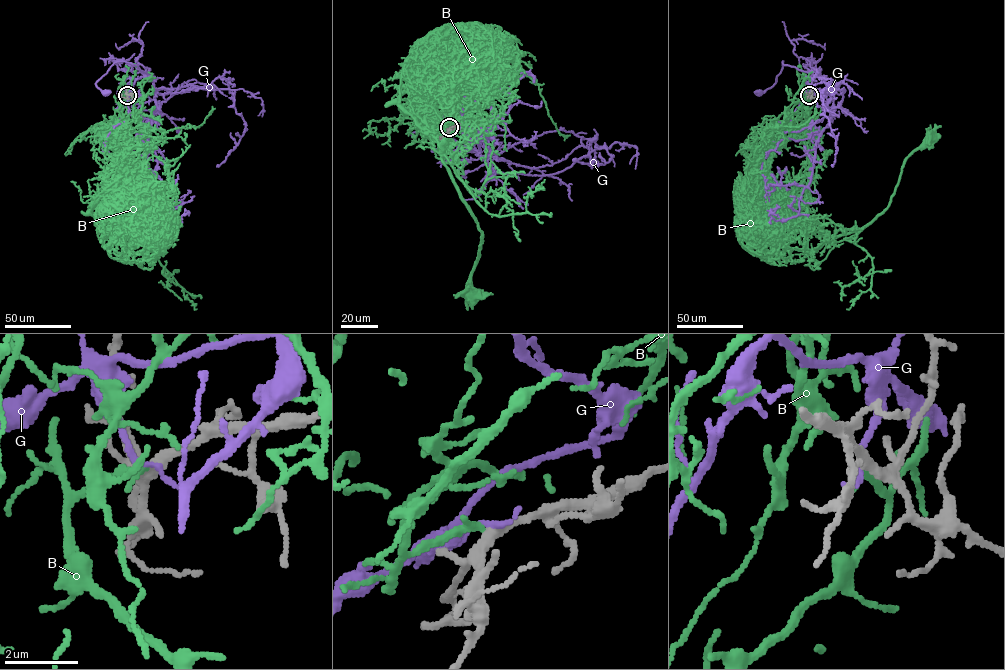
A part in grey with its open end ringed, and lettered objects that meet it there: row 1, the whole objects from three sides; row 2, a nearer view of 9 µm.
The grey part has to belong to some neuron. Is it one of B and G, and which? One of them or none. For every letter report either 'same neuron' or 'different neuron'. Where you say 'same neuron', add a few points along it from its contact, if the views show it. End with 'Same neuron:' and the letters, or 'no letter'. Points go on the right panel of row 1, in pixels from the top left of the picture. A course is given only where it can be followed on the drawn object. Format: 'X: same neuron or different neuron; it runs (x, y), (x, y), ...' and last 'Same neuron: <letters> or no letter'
B: same neuron; it runs (809, 94), (779, 133), (764, 172), (774, 196), (828, 236), (874, 220), (888, 205), (903, 162), (930, 136)
G: different neuron
Same neuron: B

